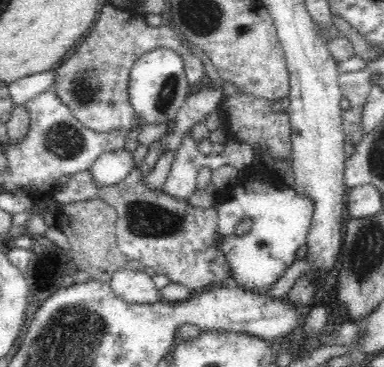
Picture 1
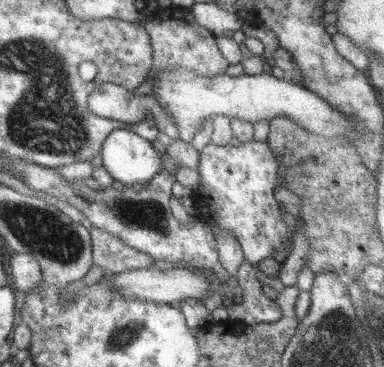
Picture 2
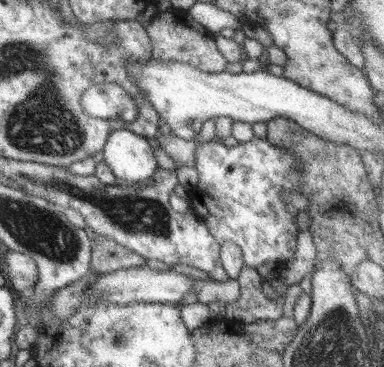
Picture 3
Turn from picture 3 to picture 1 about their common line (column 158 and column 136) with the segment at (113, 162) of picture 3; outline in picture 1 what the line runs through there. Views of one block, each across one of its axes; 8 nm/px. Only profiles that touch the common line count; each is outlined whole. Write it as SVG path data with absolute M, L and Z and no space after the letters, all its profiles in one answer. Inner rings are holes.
M134 146L102 152L90 166L90 174L96 182L96 186L98 188L116 186L124 178L128 178L130 172L138 170L138 166L132 160L132 152L134 152Z

